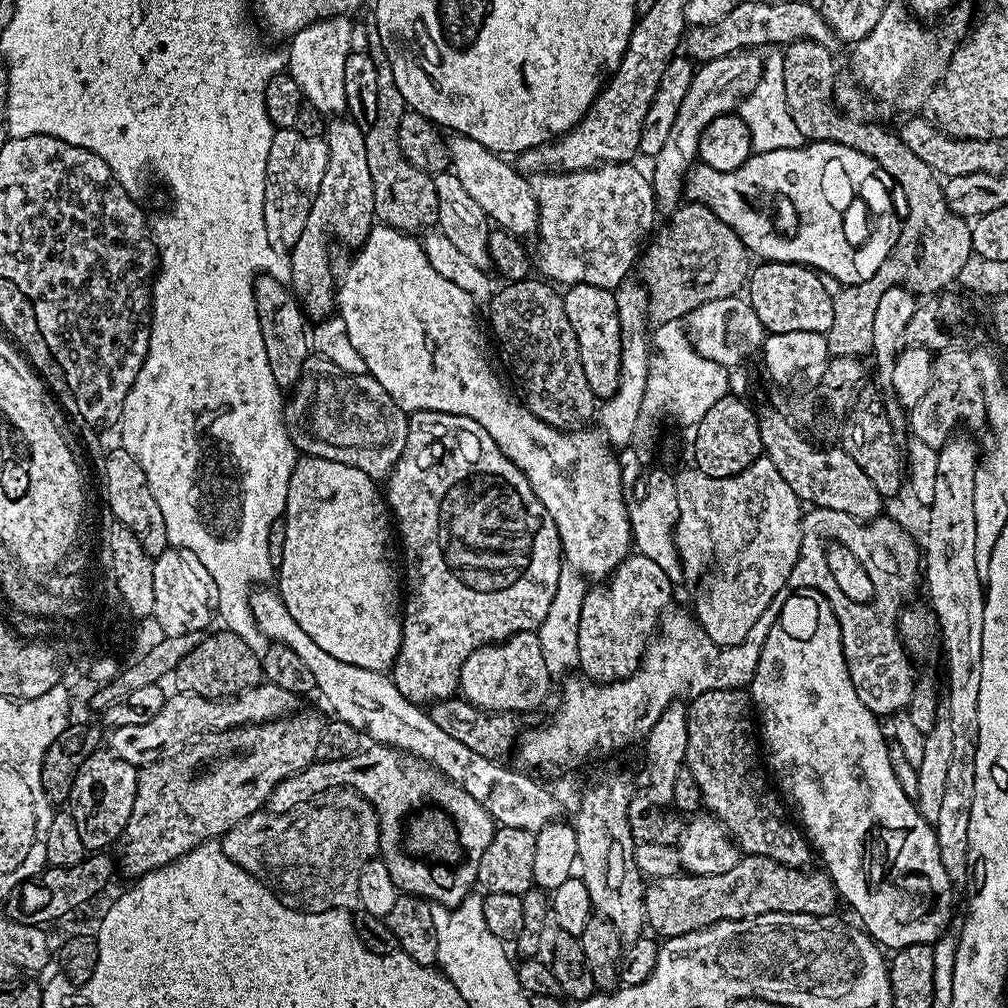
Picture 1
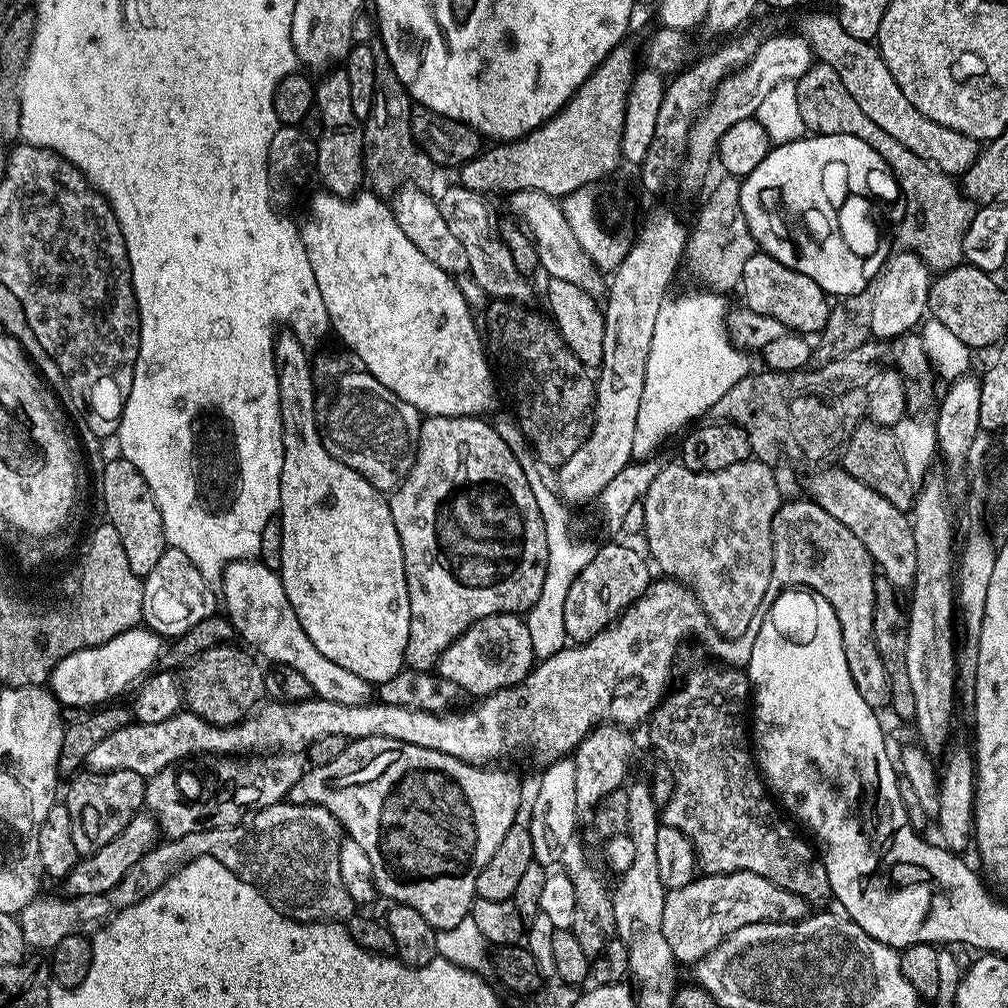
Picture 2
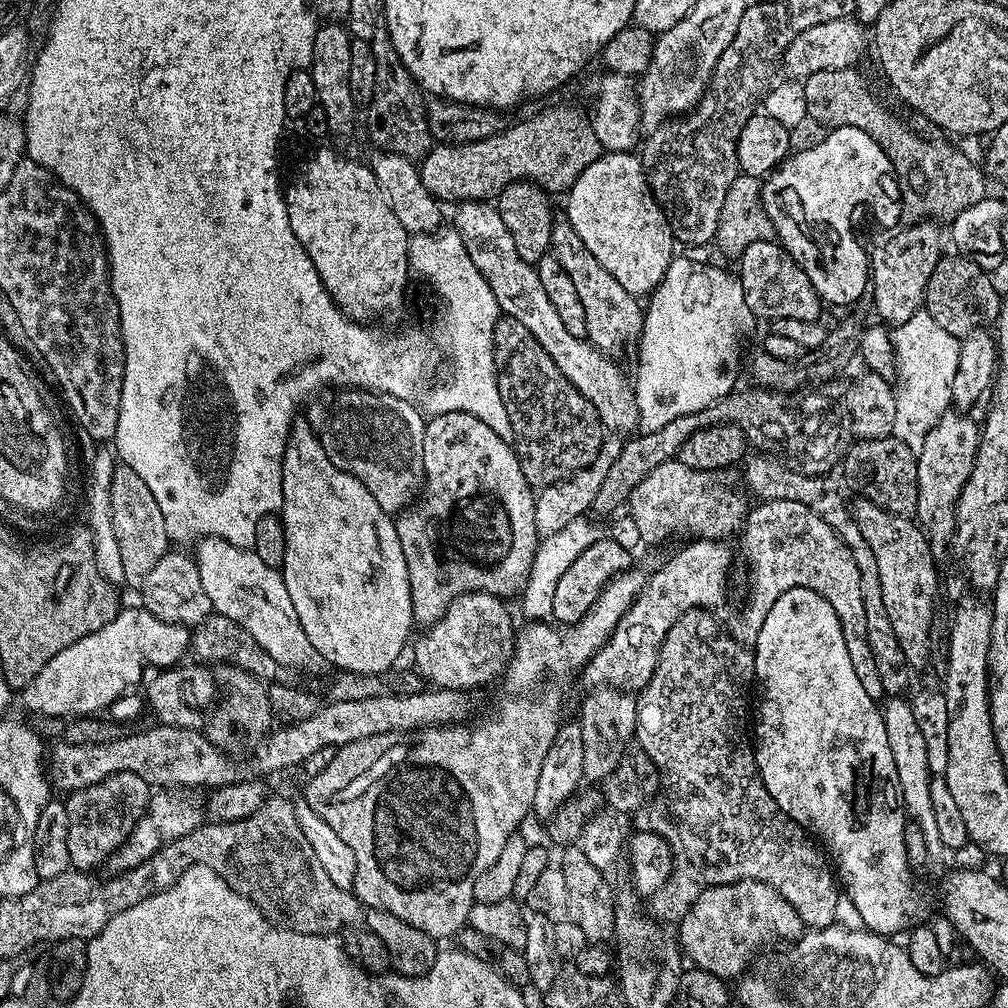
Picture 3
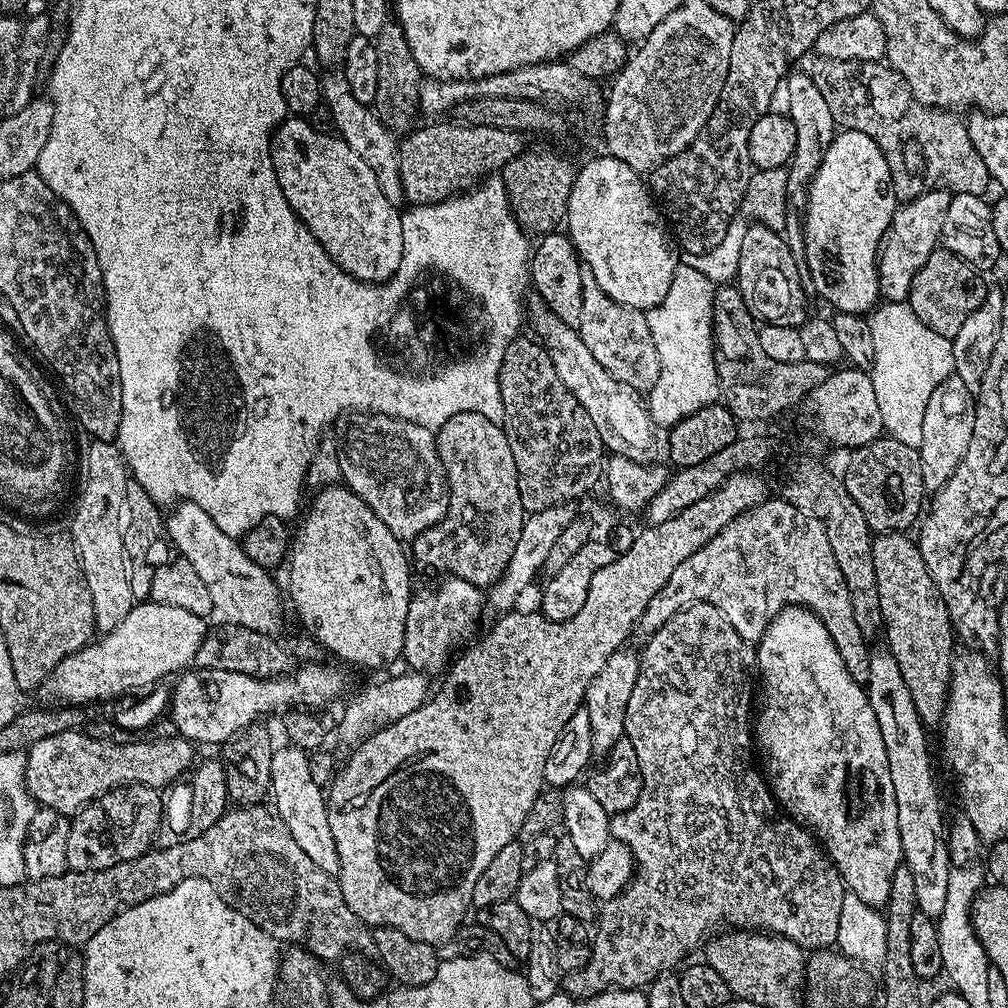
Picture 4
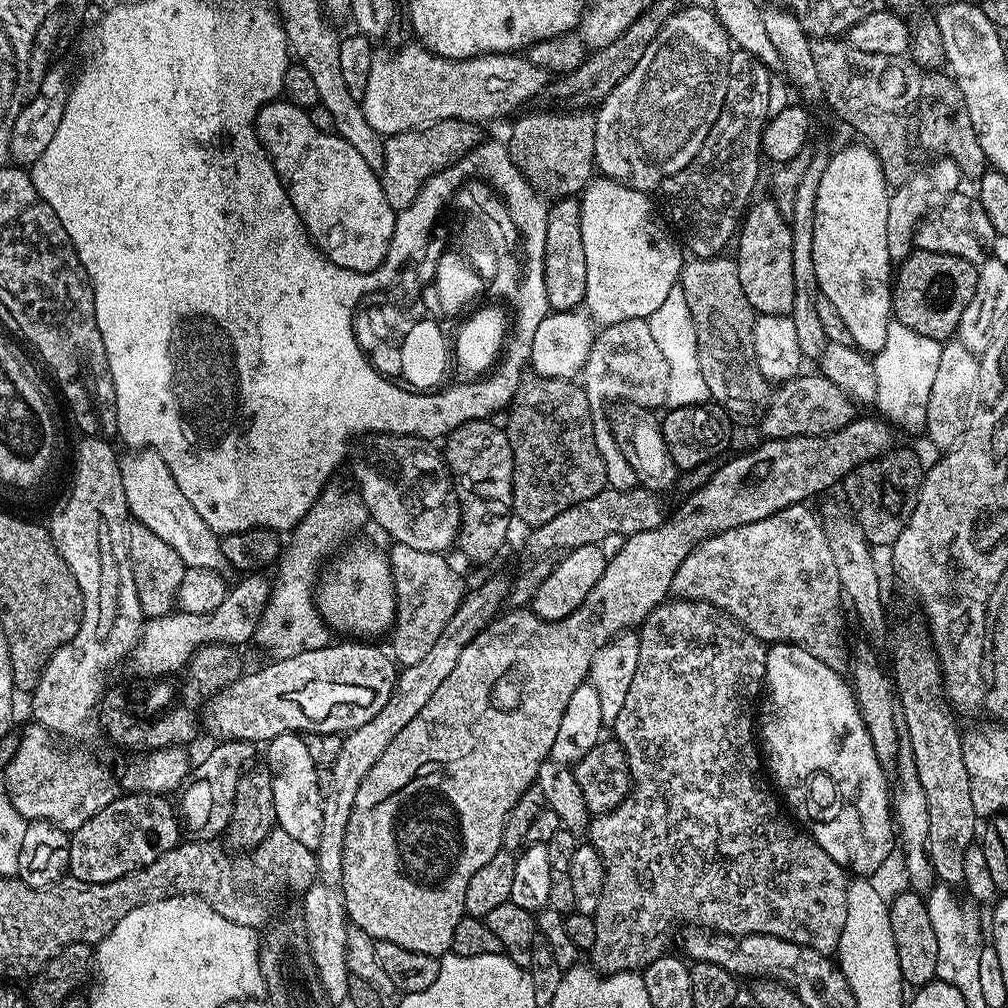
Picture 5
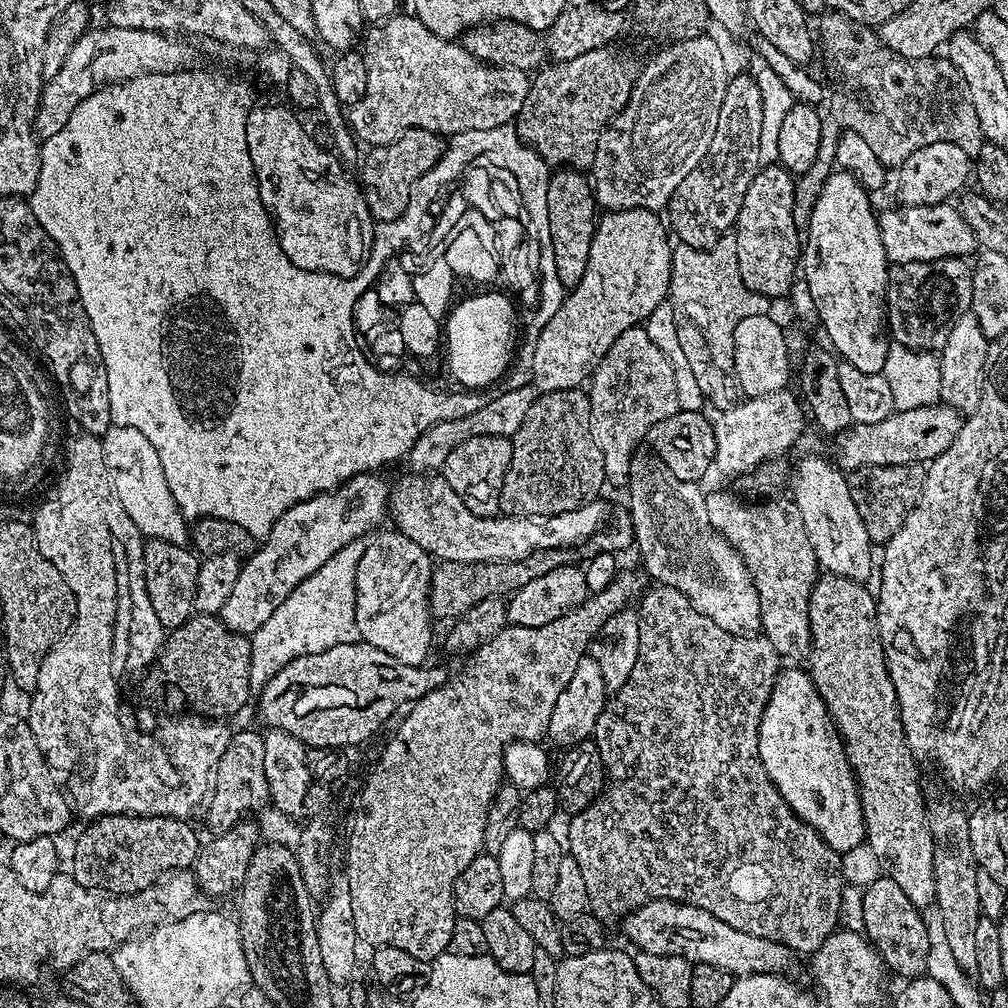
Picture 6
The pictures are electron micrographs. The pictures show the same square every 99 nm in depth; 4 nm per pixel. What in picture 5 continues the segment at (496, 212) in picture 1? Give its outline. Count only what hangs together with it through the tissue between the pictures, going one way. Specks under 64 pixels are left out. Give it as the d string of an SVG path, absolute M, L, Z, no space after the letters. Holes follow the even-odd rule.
M620 320L617 324L601 327L595 333L592 349L588 351L586 376L594 383L600 384L604 392L617 396L620 400L629 400L637 404L640 410L656 410L664 404L666 381L670 378L670 369L666 367L666 358L662 358L662 350L658 350L658 342L654 342L654 334L650 334L647 320Z

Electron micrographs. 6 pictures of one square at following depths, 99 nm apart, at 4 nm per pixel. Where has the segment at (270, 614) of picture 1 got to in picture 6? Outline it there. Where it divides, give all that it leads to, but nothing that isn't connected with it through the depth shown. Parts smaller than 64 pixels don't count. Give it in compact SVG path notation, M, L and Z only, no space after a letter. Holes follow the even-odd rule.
M113 424L102 437L102 454L108 471L108 483L116 501L126 510L130 522L138 526L141 536L162 542L187 545L190 540L190 524L168 489L166 476L158 462L158 450L150 446L134 426Z

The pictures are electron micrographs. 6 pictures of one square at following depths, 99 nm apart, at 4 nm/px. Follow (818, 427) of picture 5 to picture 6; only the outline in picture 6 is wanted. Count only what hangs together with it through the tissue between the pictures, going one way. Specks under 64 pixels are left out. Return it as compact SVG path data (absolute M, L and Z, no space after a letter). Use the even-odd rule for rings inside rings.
M792 390L771 392L765 396L753 396L736 404L732 408L725 408L715 417L716 429L716 459L715 467L724 472L736 472L735 474L747 474L762 464L775 461L780 455L799 438L804 432L804 416L806 420L806 408L798 399L797 393Z

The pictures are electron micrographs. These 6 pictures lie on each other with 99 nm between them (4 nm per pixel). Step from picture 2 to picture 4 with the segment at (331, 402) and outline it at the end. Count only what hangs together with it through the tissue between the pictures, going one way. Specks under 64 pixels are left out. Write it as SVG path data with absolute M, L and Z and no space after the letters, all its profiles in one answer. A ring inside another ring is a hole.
M377 412L352 414L347 420L344 433L338 436L337 456L343 483L351 492L358 494L358 498L362 498L362 502L366 502L366 506L382 518L382 522L386 522L386 530L390 530L390 534L397 536L401 542L411 542L426 529L433 528L448 509L448 476L436 449L433 429Z

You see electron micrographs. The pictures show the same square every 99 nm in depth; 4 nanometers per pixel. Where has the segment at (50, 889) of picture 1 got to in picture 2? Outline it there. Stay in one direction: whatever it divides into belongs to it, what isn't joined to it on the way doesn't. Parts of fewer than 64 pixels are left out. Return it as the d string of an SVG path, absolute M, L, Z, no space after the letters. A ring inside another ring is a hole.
M147 810L136 813L135 818L128 823L126 830L118 834L118 838L110 838L102 850L83 857L70 870L70 874L63 881L63 891L69 897L74 896L103 896L107 897L108 892L115 893L123 880L131 877L136 863L158 843L158 825L155 816Z

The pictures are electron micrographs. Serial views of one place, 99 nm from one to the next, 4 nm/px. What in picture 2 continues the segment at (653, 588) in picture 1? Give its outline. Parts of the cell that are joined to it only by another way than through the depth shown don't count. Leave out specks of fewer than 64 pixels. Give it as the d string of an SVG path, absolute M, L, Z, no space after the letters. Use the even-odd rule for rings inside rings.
M600 544L594 558L574 578L570 594L566 594L566 634L569 641L592 640L601 628L619 620L636 599L653 583L653 569L643 551L635 552L624 544Z

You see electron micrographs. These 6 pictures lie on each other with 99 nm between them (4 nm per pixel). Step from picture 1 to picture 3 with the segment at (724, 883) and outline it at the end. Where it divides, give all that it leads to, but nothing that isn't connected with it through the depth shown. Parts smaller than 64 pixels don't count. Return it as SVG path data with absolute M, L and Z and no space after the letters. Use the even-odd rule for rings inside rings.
M739 880L707 888L678 922L679 947L695 967L714 974L725 982L744 975L753 963L752 948L772 944L775 940L792 942L805 931L798 912L776 890L757 880Z

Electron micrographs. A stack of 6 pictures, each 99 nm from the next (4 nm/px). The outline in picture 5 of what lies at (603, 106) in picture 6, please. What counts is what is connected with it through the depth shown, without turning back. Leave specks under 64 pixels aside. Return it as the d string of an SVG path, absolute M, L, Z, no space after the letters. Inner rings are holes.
M568 110L563 114L565 116L539 116L536 112L517 115L512 137L506 140L514 166L520 168L520 173L537 192L548 198L568 198L579 193L594 174L595 115L588 110Z

